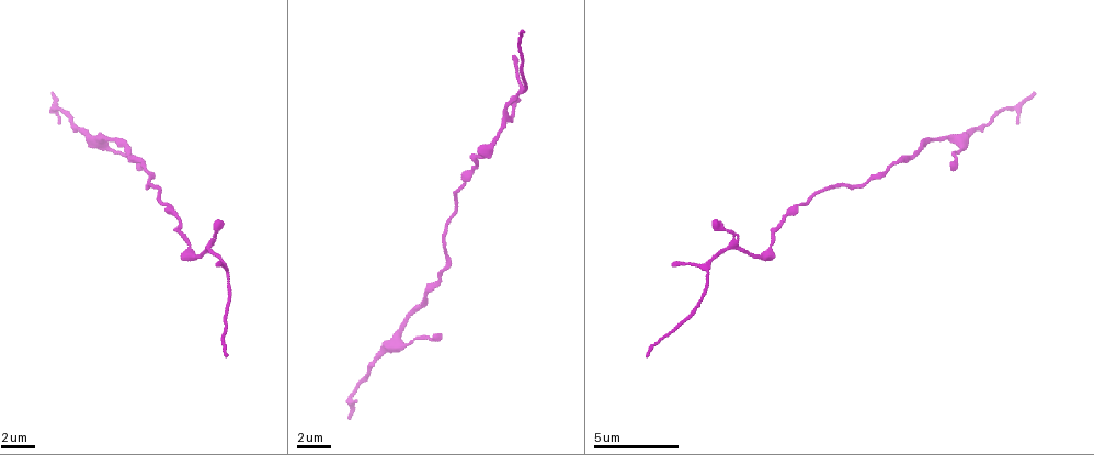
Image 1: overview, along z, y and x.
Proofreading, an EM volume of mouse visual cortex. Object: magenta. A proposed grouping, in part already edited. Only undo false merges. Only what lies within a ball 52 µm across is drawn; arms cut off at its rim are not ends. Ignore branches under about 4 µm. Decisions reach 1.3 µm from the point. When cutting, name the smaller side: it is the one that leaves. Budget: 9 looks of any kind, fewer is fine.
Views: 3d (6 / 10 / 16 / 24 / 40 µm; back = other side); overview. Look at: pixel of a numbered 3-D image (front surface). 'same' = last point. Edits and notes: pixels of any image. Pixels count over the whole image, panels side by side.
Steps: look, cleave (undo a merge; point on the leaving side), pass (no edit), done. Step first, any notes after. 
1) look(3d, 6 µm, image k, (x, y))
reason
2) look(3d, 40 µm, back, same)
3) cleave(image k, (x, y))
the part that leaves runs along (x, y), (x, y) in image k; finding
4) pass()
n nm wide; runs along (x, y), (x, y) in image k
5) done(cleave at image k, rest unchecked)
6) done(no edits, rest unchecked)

look(3d, 16 µm, image 1, (83, 132))
thick turns thin

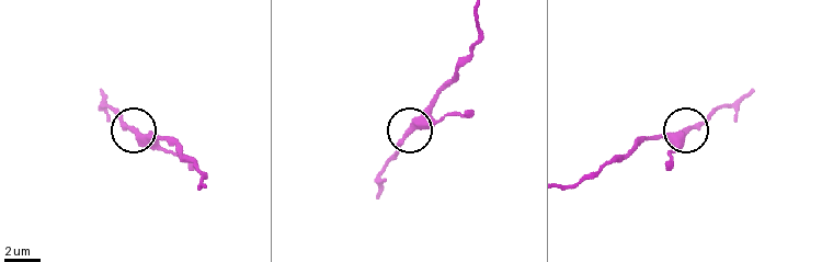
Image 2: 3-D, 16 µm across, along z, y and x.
pass()
runs along (477, 12), (477, 38), (467, 60), (386, 160) in image 2; continuous, no second neuron

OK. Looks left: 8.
look(3d, 10 µm, image 1, (816, 195))

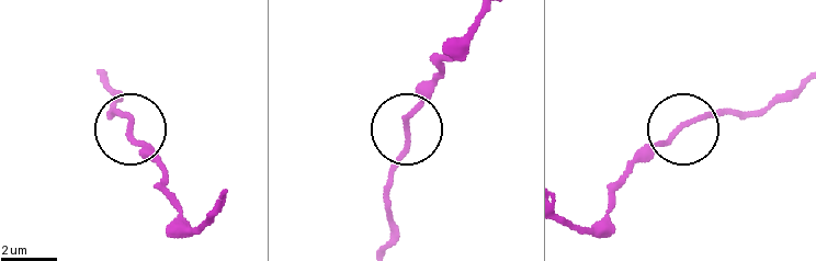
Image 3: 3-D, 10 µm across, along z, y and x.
pass()
side arm 18 µm; one neuron here

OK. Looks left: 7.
look(3d, 10 µm, image 1, (148, 172))

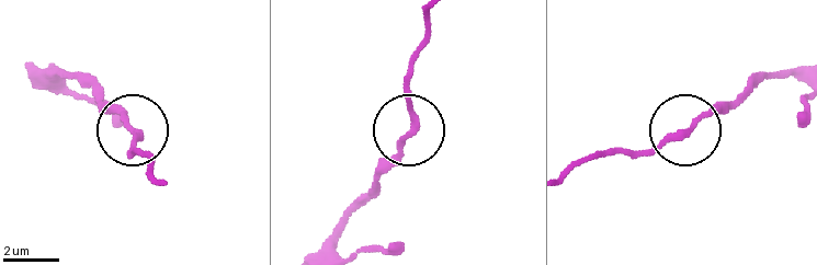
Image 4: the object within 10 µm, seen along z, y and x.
pass()
runs along (579, 163), (662, 147), (745, 88) in image 4; continuous, no second neuron

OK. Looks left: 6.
look(3d, 6 µm, image 1, (757, 257))
narrows sharply

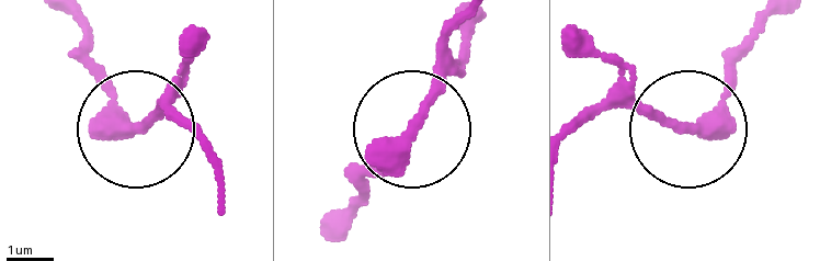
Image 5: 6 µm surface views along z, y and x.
pass()
runs along (70, 10), (117, 112), (141, 127), (173, 104) in image 5; one neuron here

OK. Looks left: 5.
done(no edits, rest unchecked)

